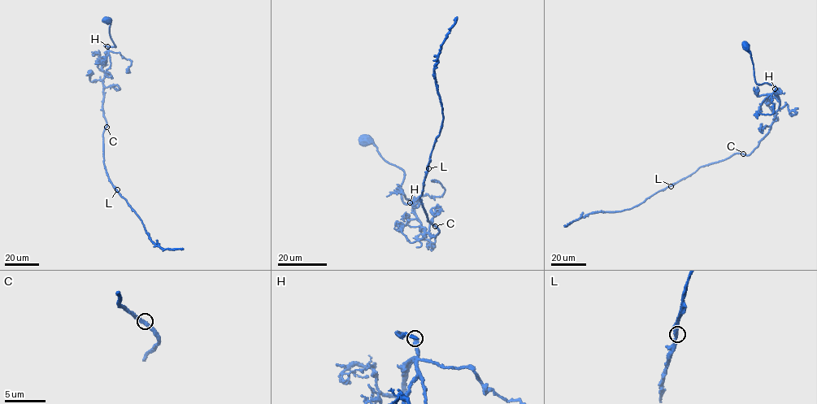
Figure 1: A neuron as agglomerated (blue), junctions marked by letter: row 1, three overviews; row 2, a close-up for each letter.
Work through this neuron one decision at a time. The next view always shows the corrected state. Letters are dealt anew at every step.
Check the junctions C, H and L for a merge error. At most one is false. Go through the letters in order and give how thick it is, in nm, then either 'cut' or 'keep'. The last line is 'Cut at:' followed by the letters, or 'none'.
C: calibre 280 nm; keep
H: calibre 300 nm; keep
L: calibre 280 nm; keep
Cut at: none

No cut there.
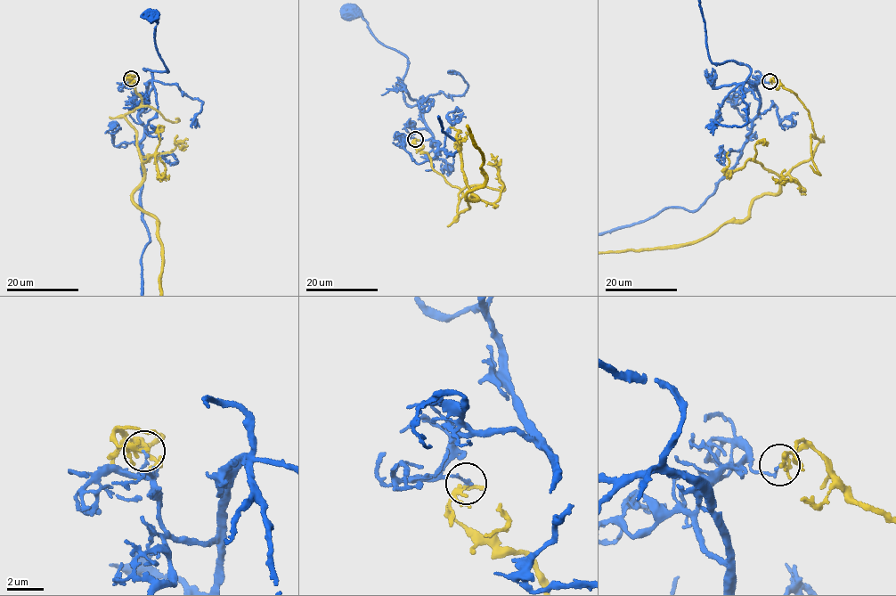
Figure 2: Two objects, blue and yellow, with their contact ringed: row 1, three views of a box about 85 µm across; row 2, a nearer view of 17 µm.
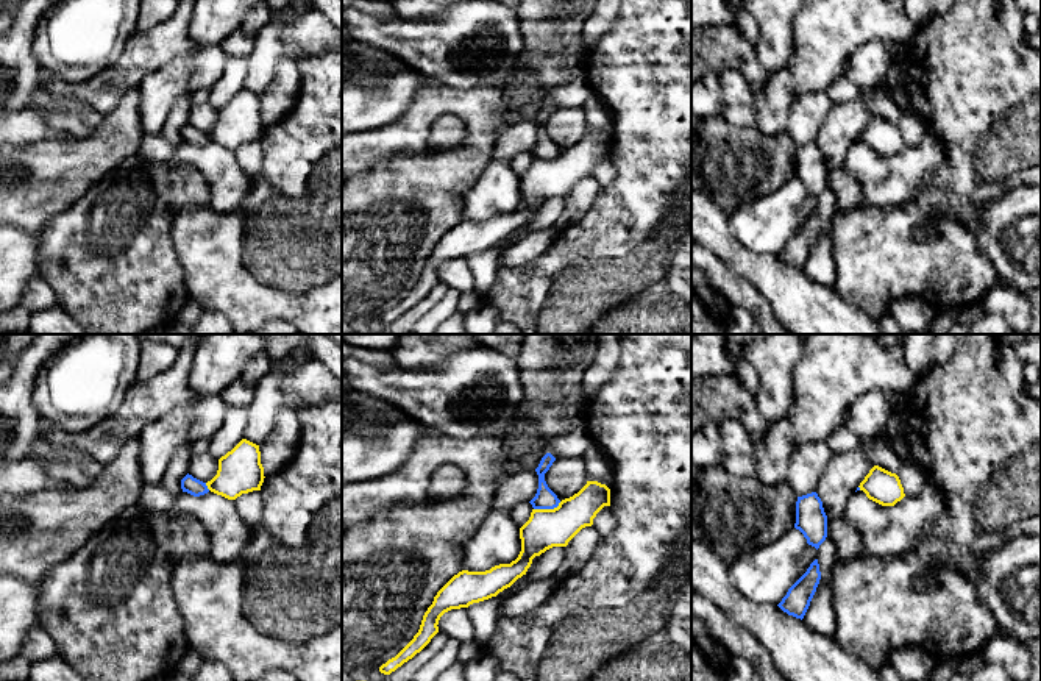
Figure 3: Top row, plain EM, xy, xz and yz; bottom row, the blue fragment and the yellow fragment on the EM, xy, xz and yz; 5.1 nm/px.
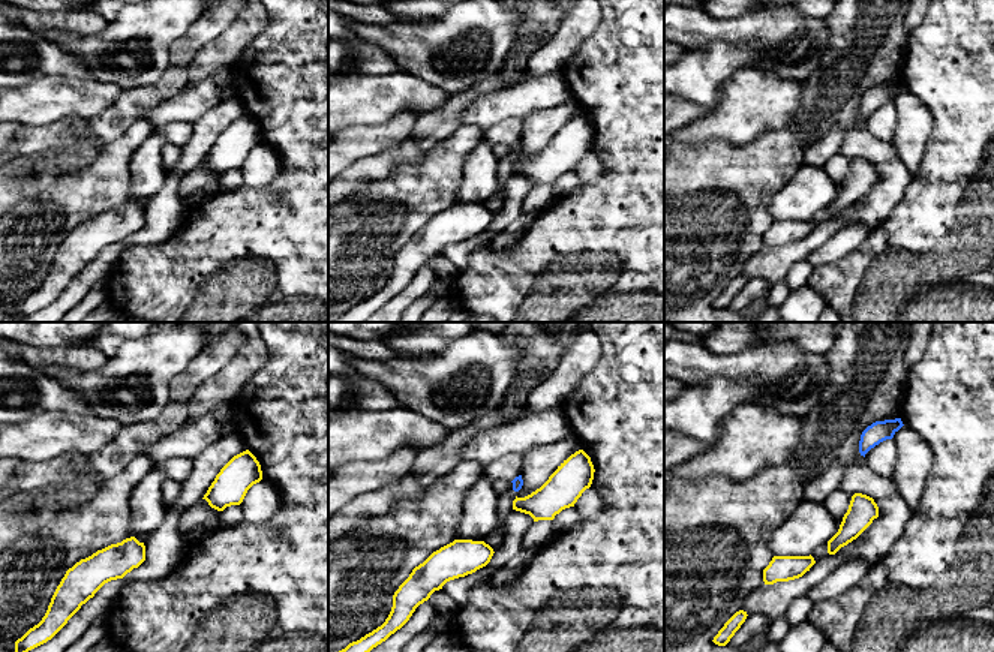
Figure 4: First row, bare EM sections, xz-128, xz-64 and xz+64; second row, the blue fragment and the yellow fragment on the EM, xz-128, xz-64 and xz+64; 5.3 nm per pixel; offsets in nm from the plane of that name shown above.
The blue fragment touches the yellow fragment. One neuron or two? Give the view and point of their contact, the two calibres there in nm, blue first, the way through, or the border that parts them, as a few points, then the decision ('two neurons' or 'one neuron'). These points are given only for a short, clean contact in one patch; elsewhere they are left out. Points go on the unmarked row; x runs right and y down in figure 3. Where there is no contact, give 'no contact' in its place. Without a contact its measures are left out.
contact xz (547, 158); calibres 110 and 200 nm; border xz (561, 152), (553, 158), (534, 160); two neurons

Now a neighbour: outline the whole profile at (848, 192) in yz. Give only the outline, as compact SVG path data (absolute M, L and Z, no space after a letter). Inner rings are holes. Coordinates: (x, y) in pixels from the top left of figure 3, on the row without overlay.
M827 167L827 187L835 194L835 216L855 209L862 203L862 186L846 167Z

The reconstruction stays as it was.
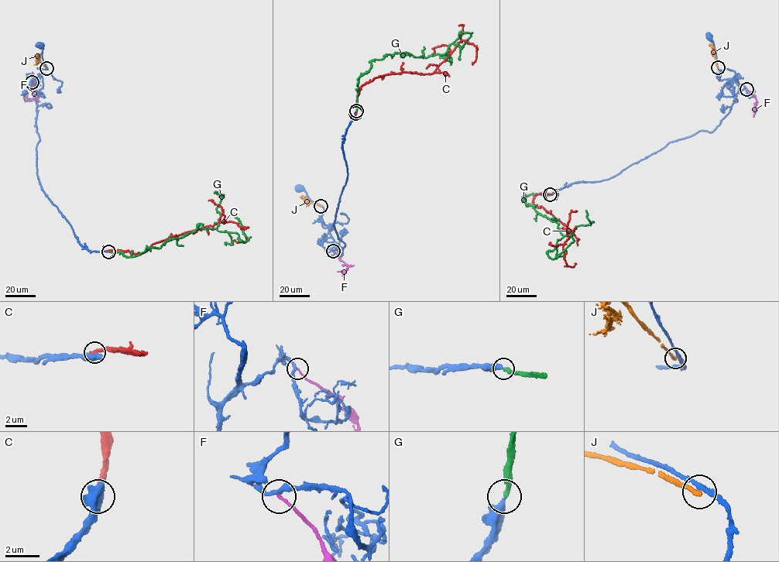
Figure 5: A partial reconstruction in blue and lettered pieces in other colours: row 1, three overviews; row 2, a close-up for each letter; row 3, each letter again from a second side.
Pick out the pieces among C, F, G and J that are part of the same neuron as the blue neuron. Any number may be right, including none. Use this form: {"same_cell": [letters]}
{"same_cell": ["G"]}

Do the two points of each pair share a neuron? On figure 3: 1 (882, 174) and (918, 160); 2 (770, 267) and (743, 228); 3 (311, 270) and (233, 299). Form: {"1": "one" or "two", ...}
{"1": "one", "2": "two", "3": "one"}

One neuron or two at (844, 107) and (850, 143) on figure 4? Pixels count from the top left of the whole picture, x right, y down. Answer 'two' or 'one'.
two

